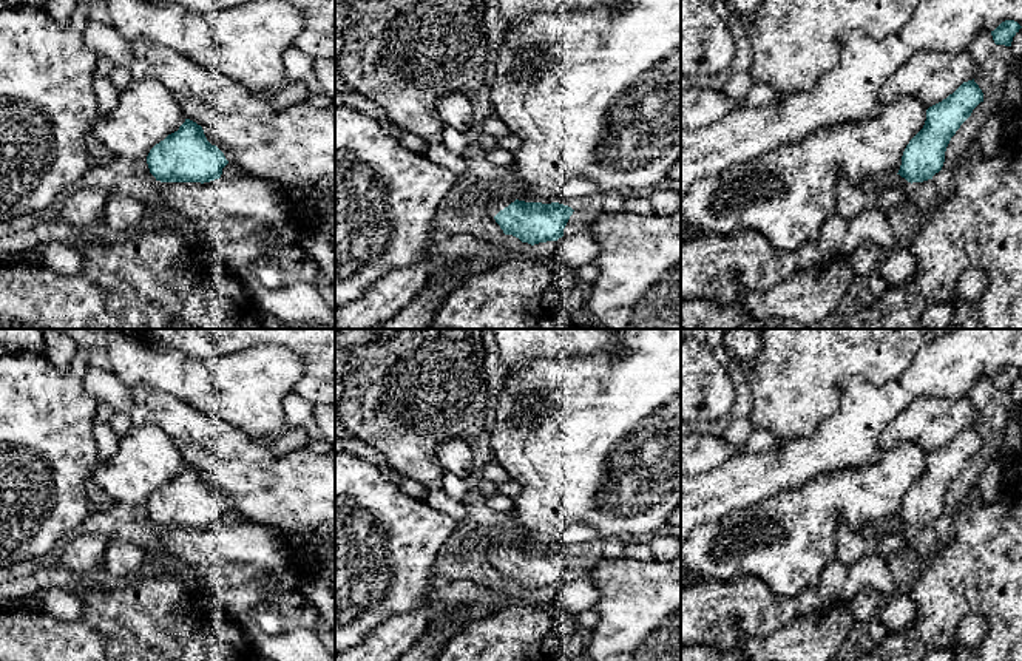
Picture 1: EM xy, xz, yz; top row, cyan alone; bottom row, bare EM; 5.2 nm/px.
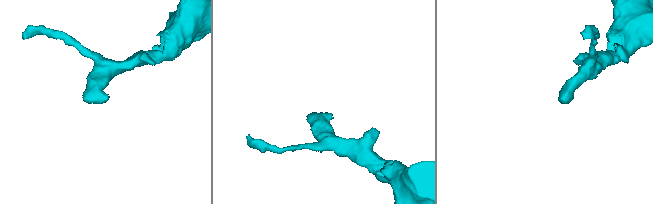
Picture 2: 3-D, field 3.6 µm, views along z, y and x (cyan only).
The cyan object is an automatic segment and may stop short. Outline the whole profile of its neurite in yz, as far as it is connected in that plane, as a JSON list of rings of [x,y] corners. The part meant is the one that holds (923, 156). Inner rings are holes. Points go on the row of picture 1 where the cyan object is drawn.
[[[973,79],[926,110],[925,125],[906,145],[898,173],[877,188],[880,210],[888,213],[909,198],[912,182],[932,179],[942,170],[951,137],[980,102],[983,93]]]

